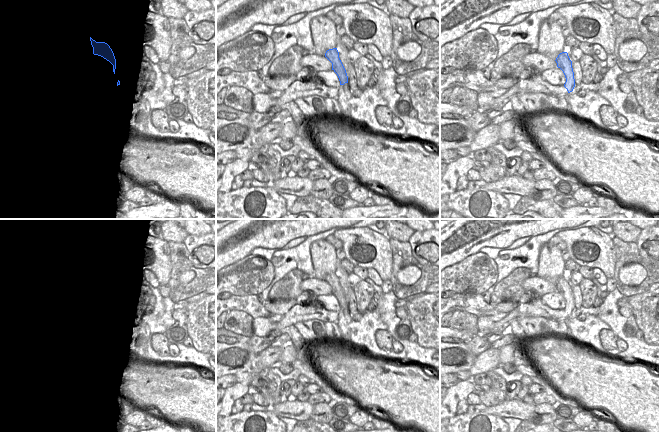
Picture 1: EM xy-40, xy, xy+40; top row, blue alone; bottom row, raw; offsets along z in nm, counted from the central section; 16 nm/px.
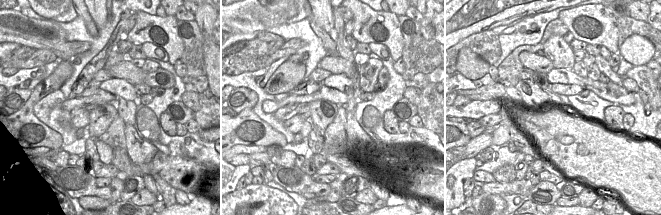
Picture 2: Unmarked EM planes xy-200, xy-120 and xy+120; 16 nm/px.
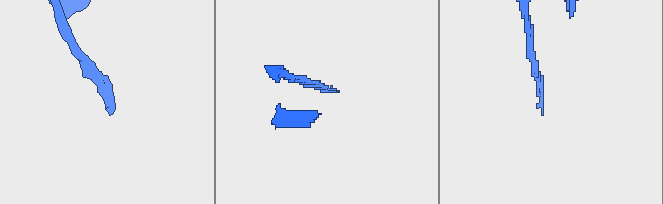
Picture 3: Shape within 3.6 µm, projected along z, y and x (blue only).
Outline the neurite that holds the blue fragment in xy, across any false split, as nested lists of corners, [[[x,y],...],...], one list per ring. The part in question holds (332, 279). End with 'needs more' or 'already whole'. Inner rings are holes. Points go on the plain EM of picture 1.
[[[333,272],[326,275],[325,281],[332,287],[332,294],[337,298],[340,305],[340,311],[338,312],[338,320],[336,323],[339,327],[341,338],[349,341],[349,323],[352,321],[352,315],[349,311],[348,299],[340,284],[340,278],[337,272]]]; needs more

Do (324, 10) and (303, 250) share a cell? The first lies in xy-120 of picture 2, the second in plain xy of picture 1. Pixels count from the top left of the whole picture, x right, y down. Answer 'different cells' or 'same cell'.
different cells

